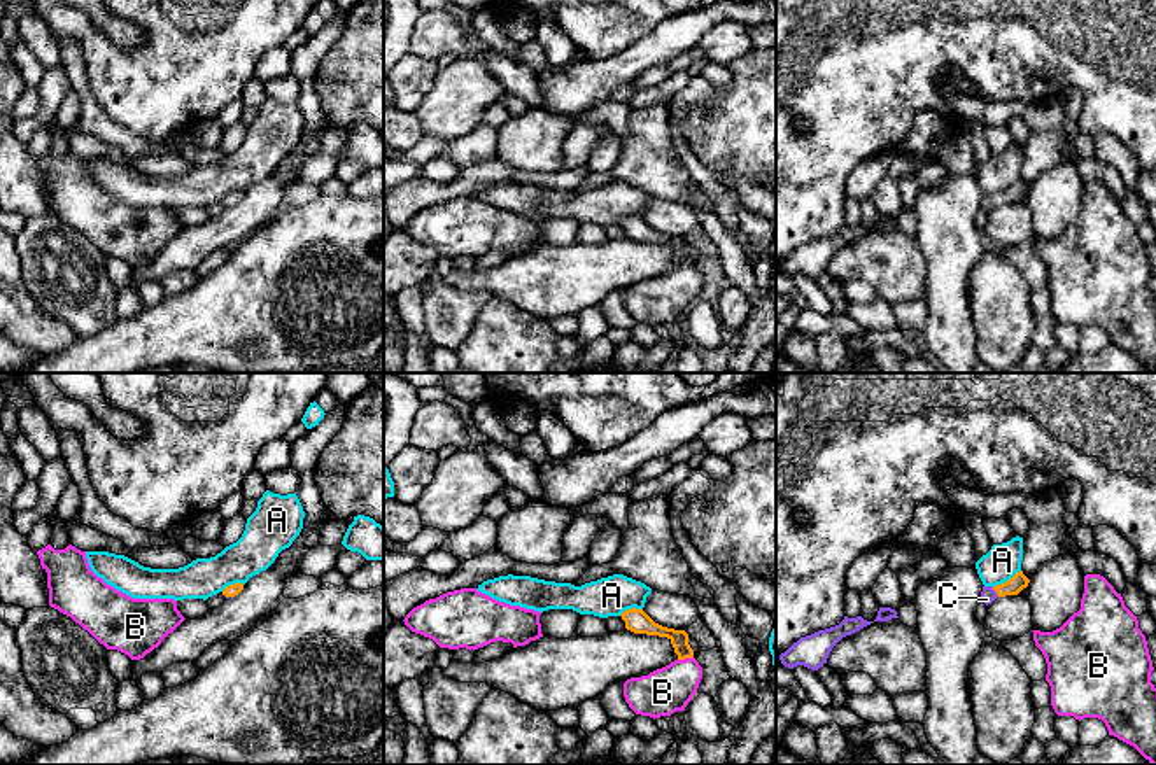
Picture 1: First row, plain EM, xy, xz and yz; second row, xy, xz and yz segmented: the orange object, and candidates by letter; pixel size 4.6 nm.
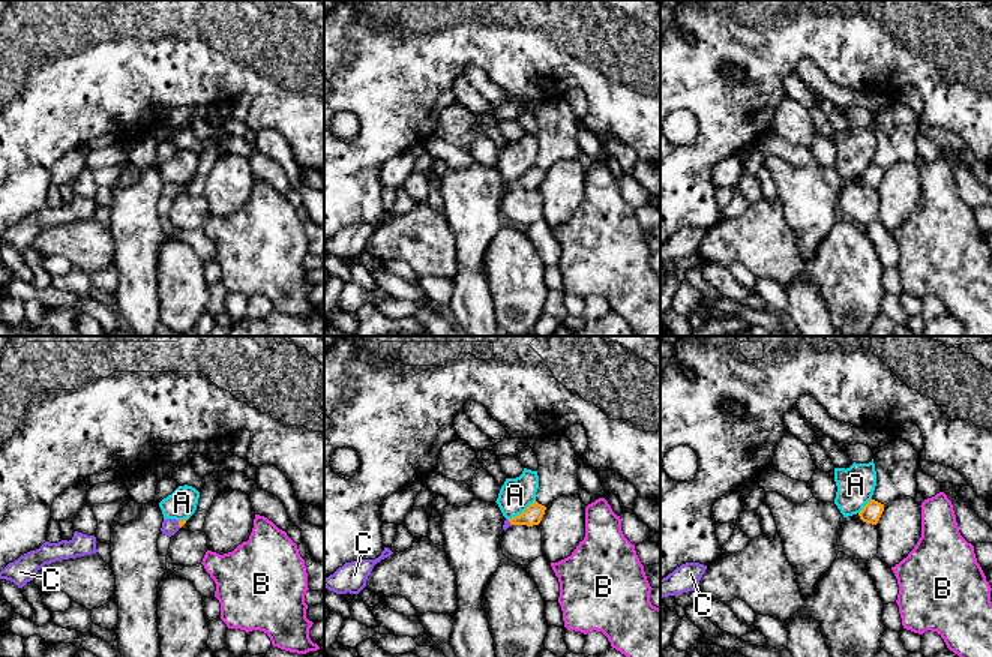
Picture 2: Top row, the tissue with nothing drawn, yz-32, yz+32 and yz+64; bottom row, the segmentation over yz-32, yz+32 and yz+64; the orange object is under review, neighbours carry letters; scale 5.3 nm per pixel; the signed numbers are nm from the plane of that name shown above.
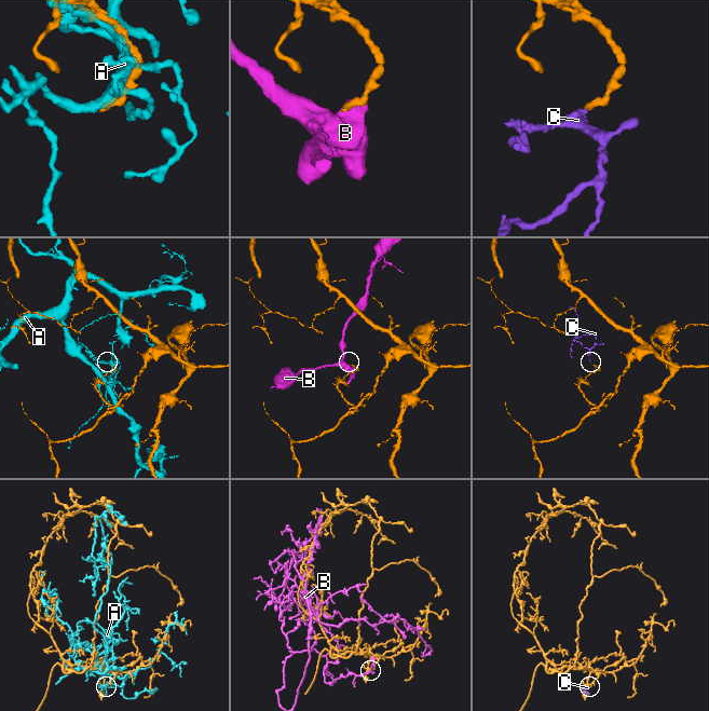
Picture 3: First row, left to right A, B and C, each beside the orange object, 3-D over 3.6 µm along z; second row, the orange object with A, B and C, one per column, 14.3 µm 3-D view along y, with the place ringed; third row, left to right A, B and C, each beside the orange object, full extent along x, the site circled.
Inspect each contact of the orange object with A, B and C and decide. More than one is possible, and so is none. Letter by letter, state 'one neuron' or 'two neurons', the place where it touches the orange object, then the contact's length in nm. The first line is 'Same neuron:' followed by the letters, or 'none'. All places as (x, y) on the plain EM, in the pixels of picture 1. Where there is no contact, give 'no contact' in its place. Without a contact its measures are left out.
Same neuron: C
A: two neurons; contact yz (1006, 189); length 150 nm
B: two neurons; contact xz (685, 265); length 70 nm
C: one neuron; contact yz (995, 198); length 60 nm

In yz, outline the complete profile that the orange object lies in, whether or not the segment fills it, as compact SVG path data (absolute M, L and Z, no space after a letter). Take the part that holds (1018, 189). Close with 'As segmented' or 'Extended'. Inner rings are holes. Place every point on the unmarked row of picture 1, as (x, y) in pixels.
M1023 179L1016 180L1009 189L997 194L983 194L981 210L986 214L991 212L997 205L1018 203L1023 196L1026 196L1030 187L1023 182Z. Extended

